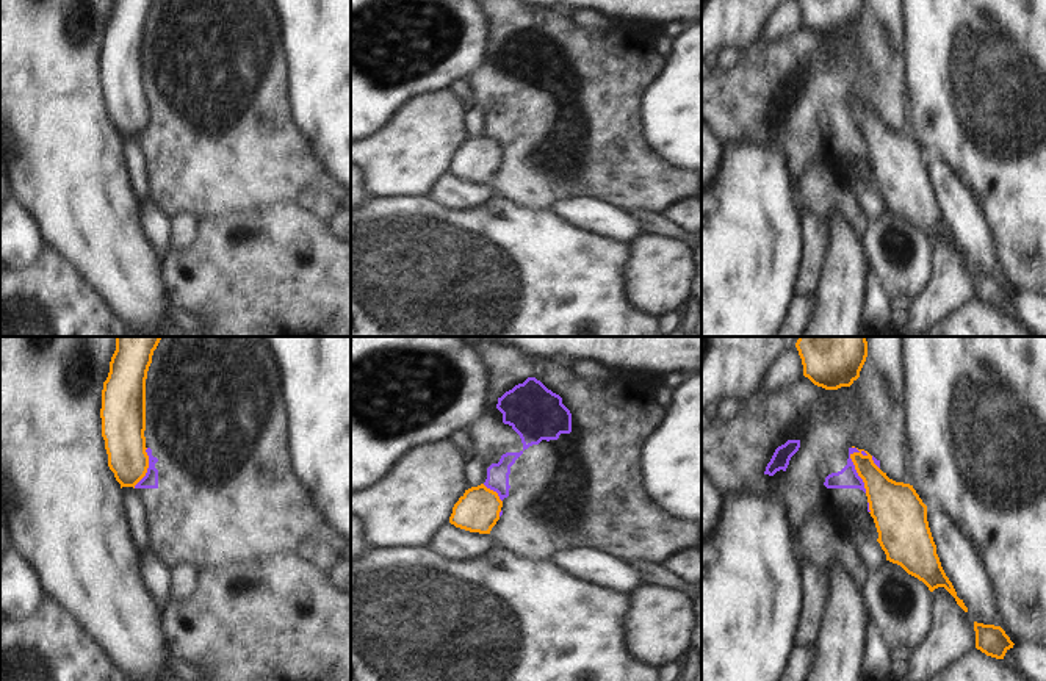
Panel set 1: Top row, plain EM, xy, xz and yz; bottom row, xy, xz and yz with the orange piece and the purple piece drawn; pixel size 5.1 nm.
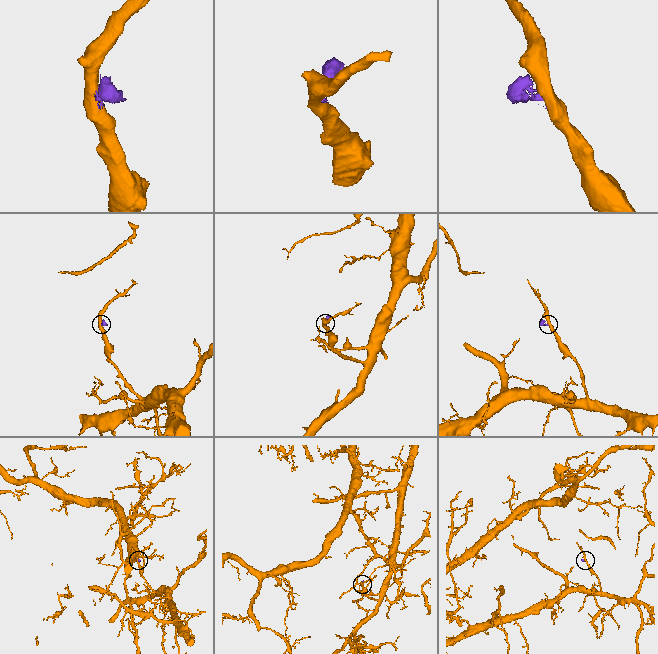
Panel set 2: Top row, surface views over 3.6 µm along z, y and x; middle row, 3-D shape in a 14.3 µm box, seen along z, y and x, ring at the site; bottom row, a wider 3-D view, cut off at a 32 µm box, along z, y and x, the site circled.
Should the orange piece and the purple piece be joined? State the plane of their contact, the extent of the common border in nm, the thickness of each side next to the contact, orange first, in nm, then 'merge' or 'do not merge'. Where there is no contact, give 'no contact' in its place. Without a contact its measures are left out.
contact in yz; length 260 nm; calibres 220 and 110 nm; do not merge

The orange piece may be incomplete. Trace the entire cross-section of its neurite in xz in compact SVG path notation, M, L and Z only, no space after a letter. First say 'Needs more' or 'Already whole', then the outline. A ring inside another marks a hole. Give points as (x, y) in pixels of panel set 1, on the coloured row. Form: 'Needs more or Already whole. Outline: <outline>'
Already whole. Outline: M481 484L465 490L453 507L449 523L470 532L490 534L501 507L498 493Z

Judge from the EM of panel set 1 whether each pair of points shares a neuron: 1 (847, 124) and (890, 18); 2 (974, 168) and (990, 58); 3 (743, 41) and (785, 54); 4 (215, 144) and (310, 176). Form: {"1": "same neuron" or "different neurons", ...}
{"1": "different neurons", "2": "same neuron", "3": "different neurons", "4": "same neuron"}

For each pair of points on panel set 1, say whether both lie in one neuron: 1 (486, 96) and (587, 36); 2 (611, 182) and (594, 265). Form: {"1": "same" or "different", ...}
{"1": "same", "2": "different"}

